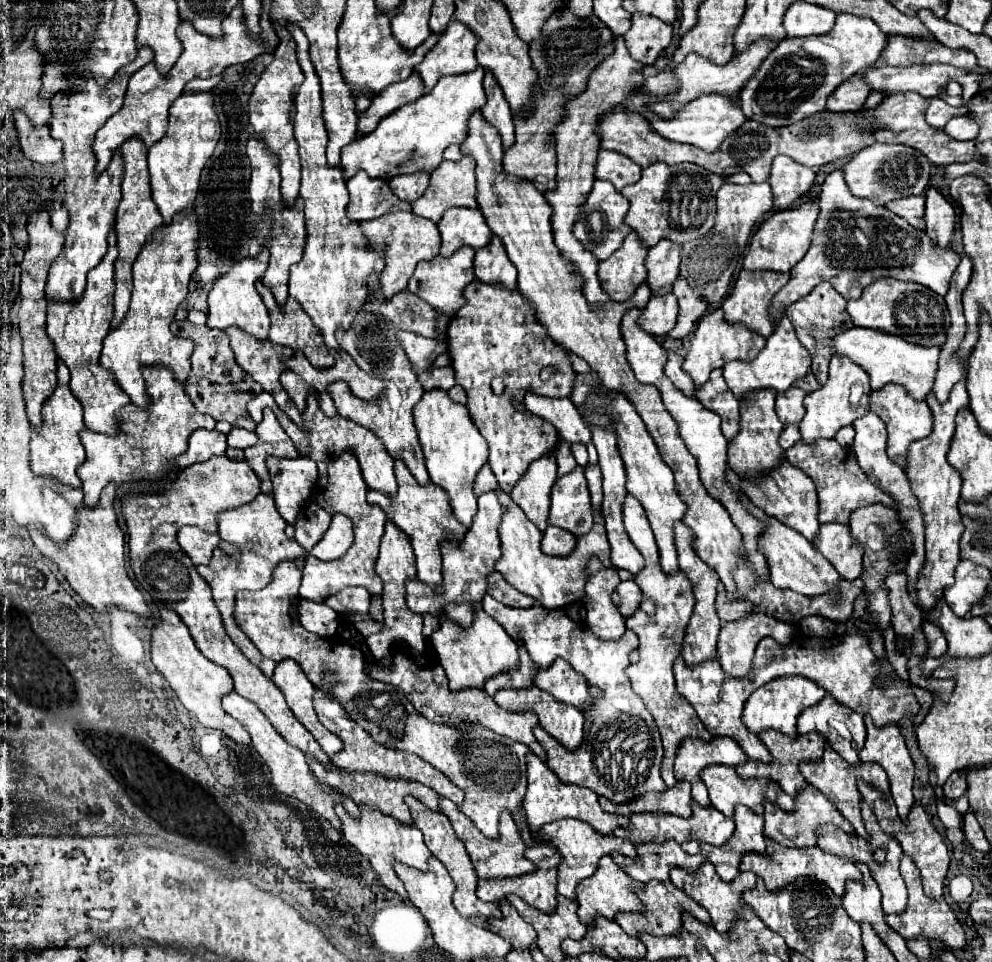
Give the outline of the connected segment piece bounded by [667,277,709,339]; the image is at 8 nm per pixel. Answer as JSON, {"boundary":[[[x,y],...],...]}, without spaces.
{"boundary":[[[679,277],[675,281],[673,293],[679,299],[679,319],[677,319],[675,329],[669,331],[667,337],[681,339],[681,337],[687,337],[693,331],[695,323],[707,313],[709,303],[705,303],[705,299],[701,299],[697,295],[697,291],[693,291],[693,287],[689,285],[689,281],[683,279],[683,277]]]}

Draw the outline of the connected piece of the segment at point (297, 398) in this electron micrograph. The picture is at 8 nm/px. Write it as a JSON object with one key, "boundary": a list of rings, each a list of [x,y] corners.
{"boundary":[[[287,371],[287,373],[281,375],[281,385],[283,385],[283,389],[289,393],[291,401],[297,405],[299,413],[305,411],[305,401],[307,401],[307,397],[309,397],[311,393],[317,395],[317,393],[311,391],[311,389],[307,387],[307,383],[305,383],[299,375],[295,375],[293,371]]]}

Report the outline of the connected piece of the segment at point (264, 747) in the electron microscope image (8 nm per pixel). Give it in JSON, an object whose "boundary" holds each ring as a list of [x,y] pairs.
{"boundary":[[[233,691],[233,693],[229,693],[229,695],[223,697],[223,709],[225,709],[231,717],[235,717],[235,719],[247,729],[247,733],[251,735],[253,747],[255,747],[255,751],[263,757],[263,761],[267,763],[267,767],[271,769],[273,785],[275,785],[275,789],[277,789],[279,793],[299,799],[301,803],[305,803],[307,807],[311,807],[313,811],[317,811],[321,817],[325,817],[337,831],[341,831],[341,821],[339,821],[339,817],[335,815],[335,807],[337,807],[337,805],[343,805],[345,811],[347,811],[349,815],[353,815],[353,819],[359,819],[359,807],[355,807],[355,803],[353,803],[349,797],[343,797],[339,791],[333,791],[333,789],[329,789],[327,785],[319,783],[319,779],[317,779],[317,777],[313,775],[313,771],[309,769],[309,763],[307,763],[305,755],[303,755],[297,747],[289,745],[289,743],[273,729],[273,725],[269,723],[269,719],[257,709],[255,703],[251,703],[249,699],[245,699],[245,697],[241,697],[241,695],[237,695],[237,693]]]}

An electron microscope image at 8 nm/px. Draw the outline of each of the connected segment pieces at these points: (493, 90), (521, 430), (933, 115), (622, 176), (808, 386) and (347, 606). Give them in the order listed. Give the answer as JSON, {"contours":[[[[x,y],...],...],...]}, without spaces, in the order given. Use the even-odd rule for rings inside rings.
{"contours":[[[[489,71],[485,75],[483,87],[485,87],[485,93],[487,93],[487,103],[481,109],[481,113],[483,113],[485,121],[491,123],[499,131],[499,135],[503,139],[503,149],[509,149],[515,143],[513,115],[509,111],[509,105],[507,105],[505,97],[503,97],[501,87],[497,85],[497,81],[493,79],[493,75]]],[[[473,281],[465,289],[465,299],[467,303],[449,321],[447,353],[451,357],[455,381],[467,391],[469,417],[489,443],[489,467],[497,477],[499,487],[509,493],[529,463],[543,455],[543,451],[551,451],[559,441],[551,423],[545,423],[545,419],[539,419],[533,413],[515,411],[509,399],[525,397],[529,391],[553,399],[571,397],[575,373],[565,351],[549,339],[547,331],[537,323],[533,309],[519,291],[507,291],[497,285],[493,287]],[[545,365],[555,365],[561,375],[573,377],[541,381],[539,373]],[[495,377],[501,377],[505,383],[505,391],[501,395],[491,391],[491,381]]],[[[933,97],[929,99],[929,107],[925,111],[925,119],[931,127],[941,127],[941,123],[947,123],[951,117],[967,113],[968,106],[949,107],[941,97]]],[[[599,149],[597,163],[595,163],[595,179],[607,179],[621,191],[625,185],[631,185],[639,179],[641,167],[633,163],[625,155],[617,155],[615,151]]],[[[807,373],[803,379],[799,379],[797,383],[795,383],[795,387],[799,387],[799,389],[803,389],[805,393],[811,393],[811,391],[815,391],[815,389],[819,389],[821,385],[817,383],[817,379],[815,379],[815,375],[813,373]]],[[[345,587],[337,595],[327,597],[323,603],[343,615],[369,615],[369,593],[363,587]]]]}

